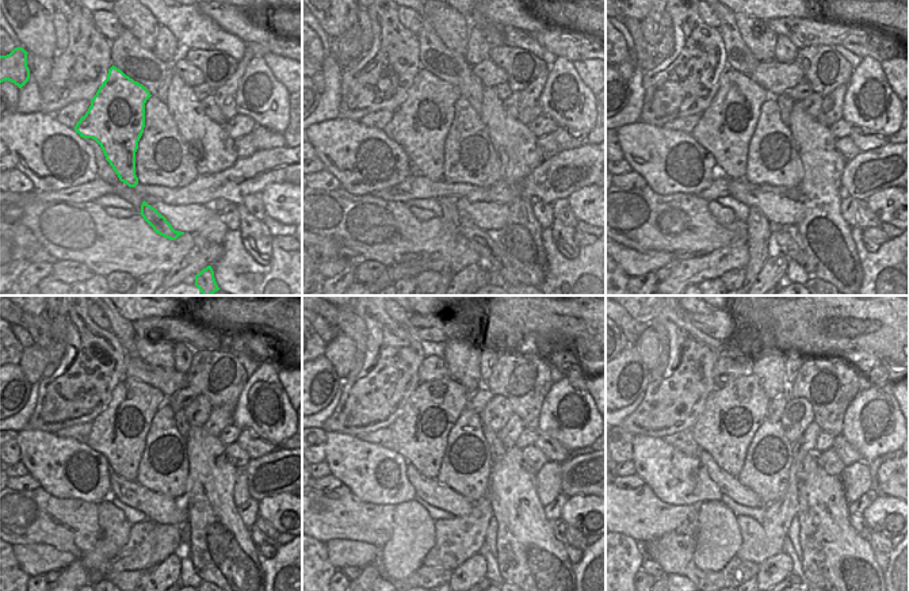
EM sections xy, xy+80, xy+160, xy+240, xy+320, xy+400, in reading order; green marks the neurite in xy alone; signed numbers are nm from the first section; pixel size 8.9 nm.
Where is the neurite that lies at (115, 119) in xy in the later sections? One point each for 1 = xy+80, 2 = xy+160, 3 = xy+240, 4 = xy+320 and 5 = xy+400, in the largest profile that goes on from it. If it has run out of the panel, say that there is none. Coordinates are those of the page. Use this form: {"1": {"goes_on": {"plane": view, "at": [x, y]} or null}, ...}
{"1": {"goes_on": {"plane": "xy+80", "at": [420, 125]}}, "2": {"goes_on": {"plane": "xy+160", "at": [725, 128]}}, "3": {"goes_on": {"plane": "xy+240", "at": [119, 433]}}, "4": {"goes_on": {"plane": "xy+320", "at": [420, 433]}}, "5": {"goes_on": {"plane": "xy+400", "at": [732, 415]}}}

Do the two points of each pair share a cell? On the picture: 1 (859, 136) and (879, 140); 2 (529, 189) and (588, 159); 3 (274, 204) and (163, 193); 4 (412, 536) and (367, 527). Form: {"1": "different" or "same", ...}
{"1": "same", "2": "same", "3": "different", "4": "different"}

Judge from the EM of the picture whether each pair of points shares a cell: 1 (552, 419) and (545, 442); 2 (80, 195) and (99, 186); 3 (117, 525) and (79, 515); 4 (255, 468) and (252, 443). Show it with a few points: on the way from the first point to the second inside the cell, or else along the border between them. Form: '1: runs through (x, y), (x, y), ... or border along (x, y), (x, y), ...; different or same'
1: border along (541, 434), (556, 438), (569, 450); different
2: runs through (84, 193), (95, 189); same
3: border along (98, 504), (100, 540), (88, 551); different
4: border along (278, 447), (251, 460); different

